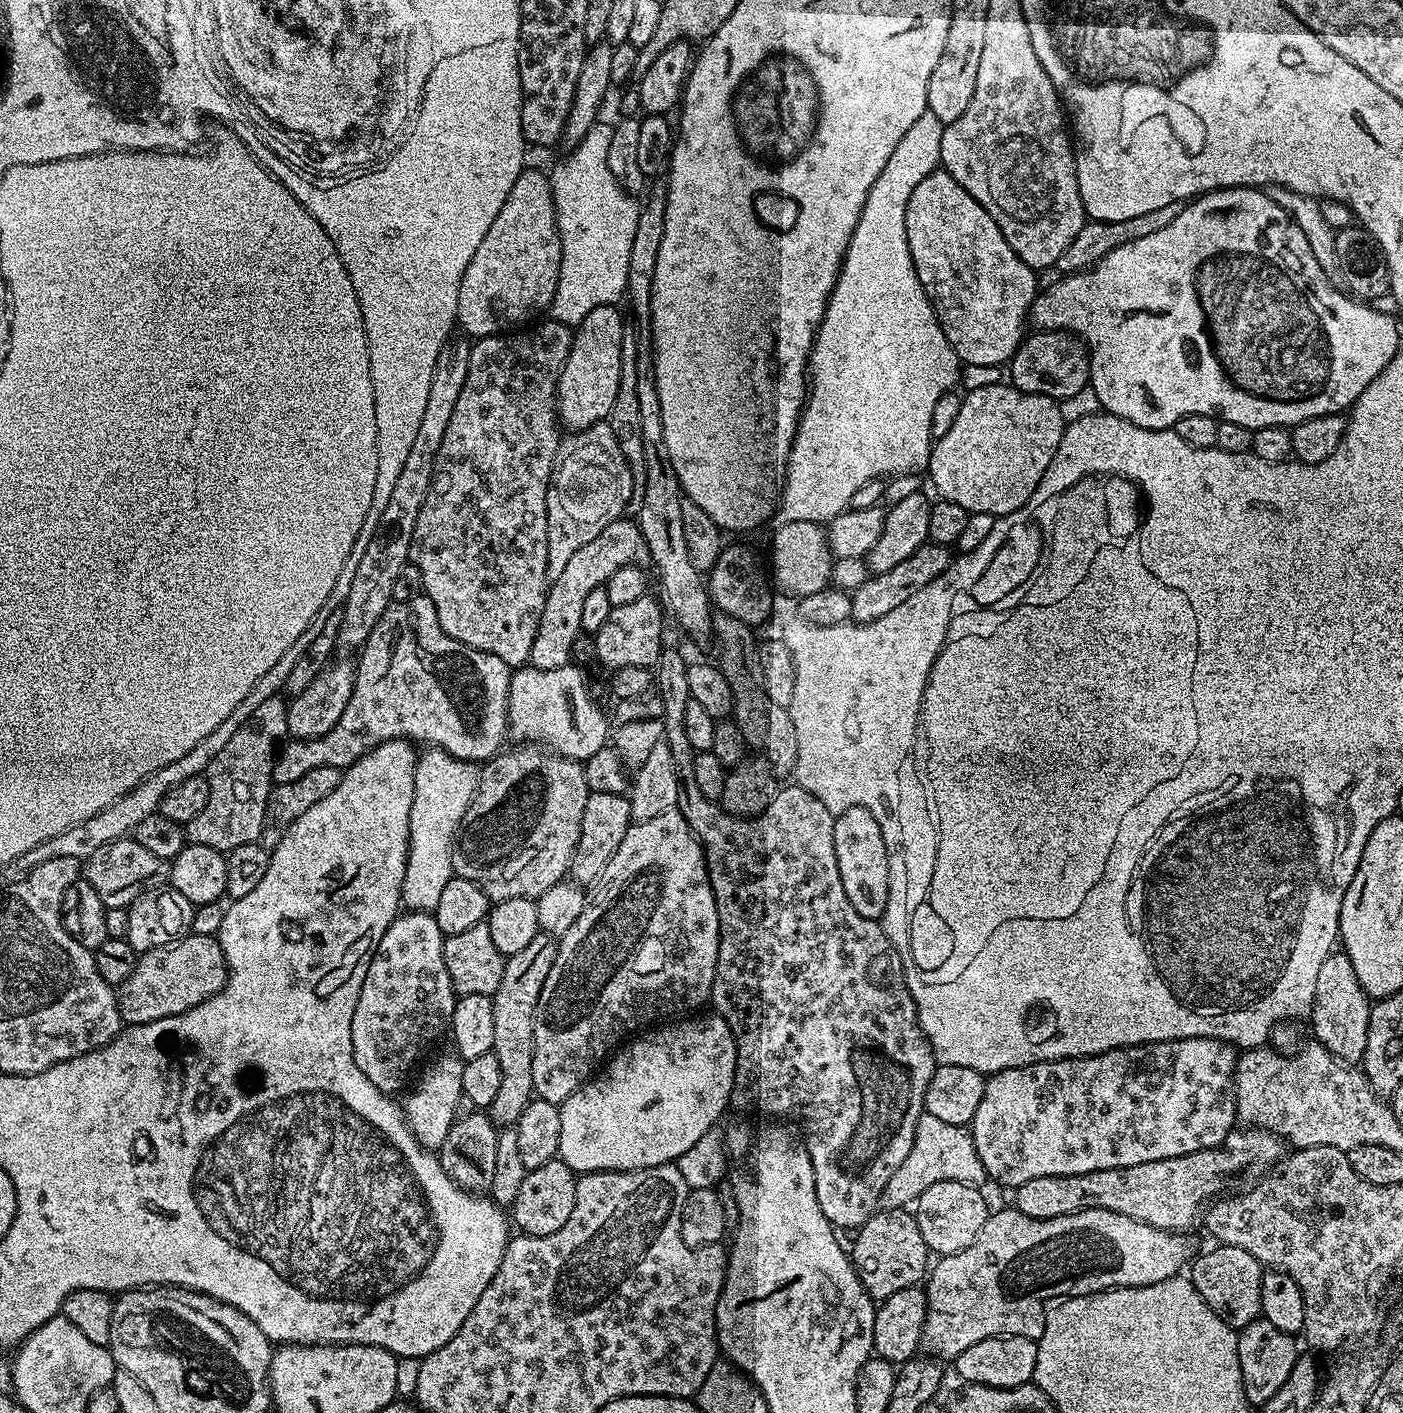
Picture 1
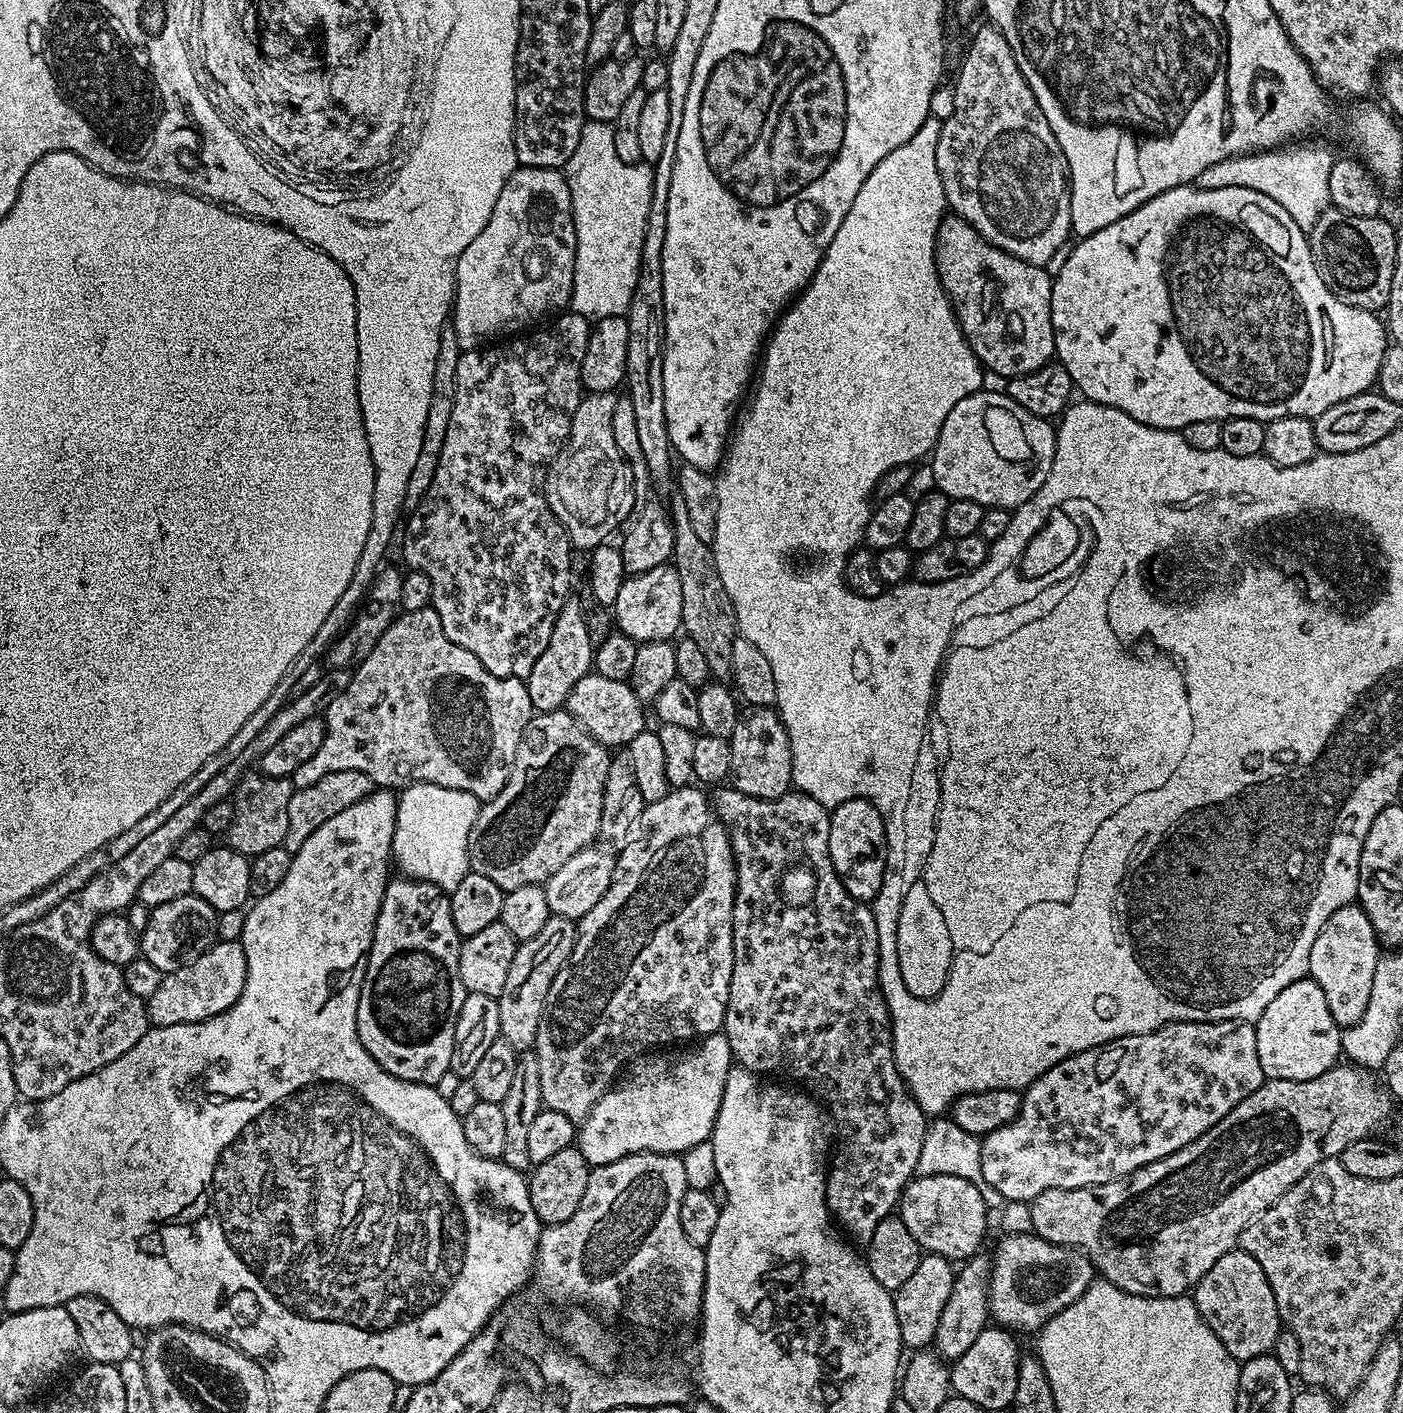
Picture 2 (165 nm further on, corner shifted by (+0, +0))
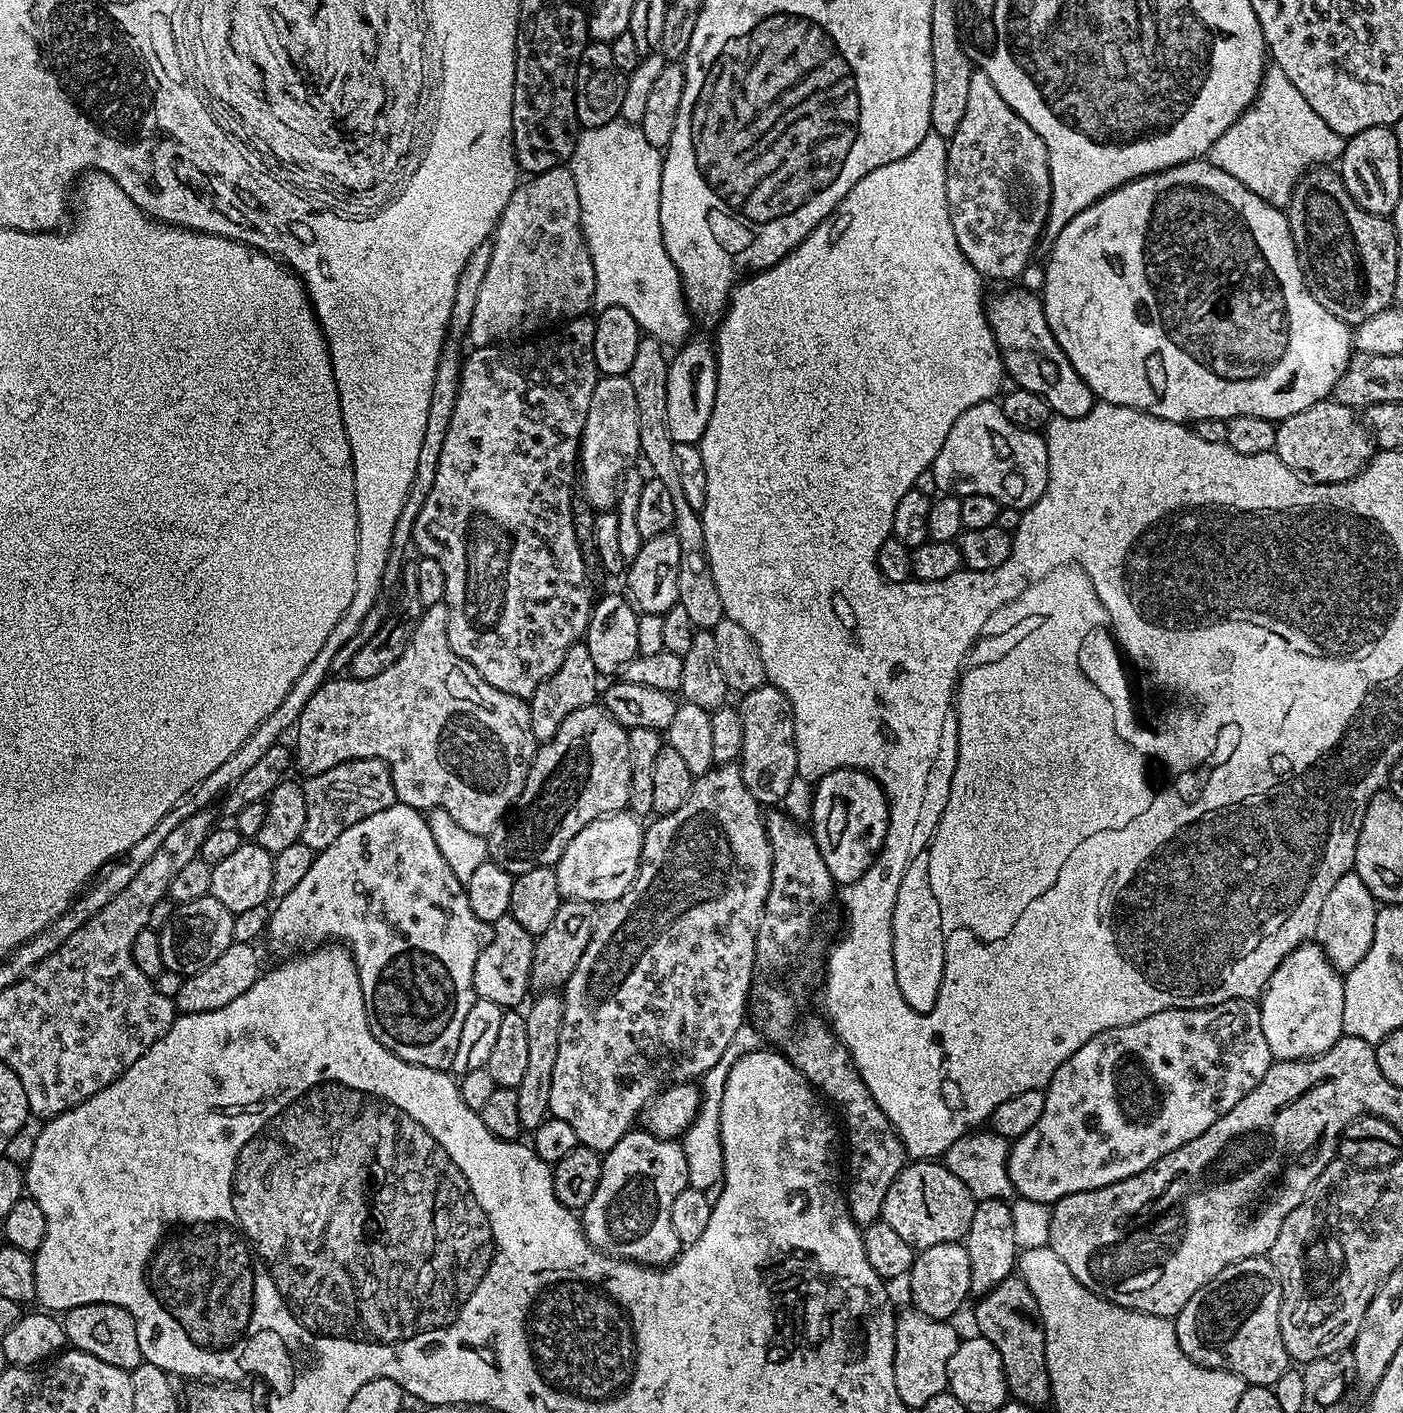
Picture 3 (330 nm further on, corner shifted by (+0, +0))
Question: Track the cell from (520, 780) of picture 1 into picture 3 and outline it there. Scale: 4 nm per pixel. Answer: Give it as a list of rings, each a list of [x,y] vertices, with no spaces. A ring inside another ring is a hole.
[[[599,703],[582,706],[582,710],[574,710],[574,714],[570,714],[570,718],[566,718],[566,722],[562,722],[562,726],[558,726],[558,734],[554,734],[554,738],[543,741],[543,743],[537,747],[536,754],[532,758],[532,764],[528,767],[526,782],[522,786],[522,794],[516,799],[515,804],[512,805],[502,823],[487,837],[489,857],[495,864],[502,866],[502,870],[513,874],[519,874],[526,870],[534,870],[535,868],[551,868],[562,858],[566,846],[572,841],[574,834],[578,834],[578,830],[582,830],[590,822],[594,822],[603,816],[608,816],[612,812],[625,811],[625,809],[628,808],[629,798],[630,742],[628,741],[628,729],[623,728]]]

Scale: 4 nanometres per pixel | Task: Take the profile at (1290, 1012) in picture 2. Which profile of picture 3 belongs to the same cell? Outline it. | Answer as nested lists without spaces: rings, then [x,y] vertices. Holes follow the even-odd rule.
[[[1305,942],[1274,970],[1258,1000],[1262,1034],[1266,1034],[1266,1046],[1270,1046],[1276,1060],[1311,1060],[1320,1056],[1334,1042],[1345,1035],[1344,1030],[1344,982],[1341,973],[1333,968],[1324,951],[1315,942]]]

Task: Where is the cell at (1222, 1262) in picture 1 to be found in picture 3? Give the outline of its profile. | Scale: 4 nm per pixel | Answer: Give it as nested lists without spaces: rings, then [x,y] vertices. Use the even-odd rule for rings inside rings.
[[[1267,1255],[1234,1262],[1218,1278],[1206,1282],[1174,1317],[1180,1349],[1204,1368],[1238,1374],[1245,1385],[1276,1384],[1290,1367],[1282,1342],[1280,1302],[1280,1279]]]

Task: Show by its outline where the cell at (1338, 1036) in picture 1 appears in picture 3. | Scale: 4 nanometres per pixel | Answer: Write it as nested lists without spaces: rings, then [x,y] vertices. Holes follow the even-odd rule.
[[[1354,870],[1342,874],[1342,878],[1334,882],[1330,894],[1326,894],[1318,914],[1314,940],[1337,972],[1346,974],[1354,970],[1354,966],[1358,966],[1358,962],[1362,962],[1370,950],[1370,942],[1374,942],[1376,937],[1377,911],[1377,900],[1372,897],[1370,890],[1366,890],[1366,882],[1362,882]]]

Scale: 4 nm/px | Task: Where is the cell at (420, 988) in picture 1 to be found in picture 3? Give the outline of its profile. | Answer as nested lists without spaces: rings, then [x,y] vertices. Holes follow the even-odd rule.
[[[402,803],[386,806],[386,810],[378,810],[378,814],[370,814],[370,818],[362,818],[362,822],[354,822],[330,846],[326,846],[322,851],[315,853],[312,858],[310,871],[302,877],[302,882],[290,890],[290,894],[279,897],[275,901],[276,909],[271,909],[268,917],[266,929],[267,939],[272,939],[272,948],[276,952],[281,952],[281,957],[288,958],[301,950],[311,950],[321,947],[325,942],[339,942],[347,947],[352,953],[358,978],[362,986],[362,998],[368,1011],[368,1021],[370,1030],[386,1050],[390,1050],[398,1058],[402,1058],[411,1064],[435,1068],[437,1070],[451,1069],[454,1062],[454,1054],[458,1050],[458,1037],[462,1034],[462,1022],[466,1022],[466,1014],[470,1014],[470,1006],[477,1000],[474,990],[474,962],[478,962],[478,954],[484,949],[486,943],[486,926],[470,910],[470,898],[466,898],[464,889],[465,881],[460,880],[446,866],[446,858],[442,858],[438,851],[438,845],[434,843],[434,834],[430,834],[425,813],[419,808],[411,808]]]

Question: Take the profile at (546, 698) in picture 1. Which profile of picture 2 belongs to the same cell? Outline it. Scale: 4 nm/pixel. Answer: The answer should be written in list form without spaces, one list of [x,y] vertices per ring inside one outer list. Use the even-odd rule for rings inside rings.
[[[595,674],[583,676],[578,686],[570,690],[566,708],[599,744],[603,744],[609,750],[623,749],[646,730],[645,705],[634,694],[628,680],[602,678]]]

